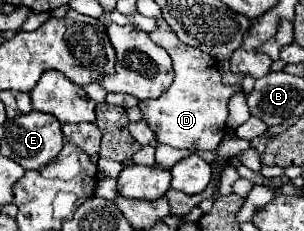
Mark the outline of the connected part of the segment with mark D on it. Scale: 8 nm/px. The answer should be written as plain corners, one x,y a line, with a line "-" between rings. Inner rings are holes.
159,20
157,30
149,34
149,38
167,50
173,60
173,82
171,86
153,100
141,100
137,106
143,114
143,120
155,132
155,140
159,144
167,144
173,148
187,150
215,150
225,136
227,122
227,102
235,92
241,92
241,86
225,86
221,82
221,74
211,56
203,56
199,48
191,48
183,44
173,30
169,30
167,22

